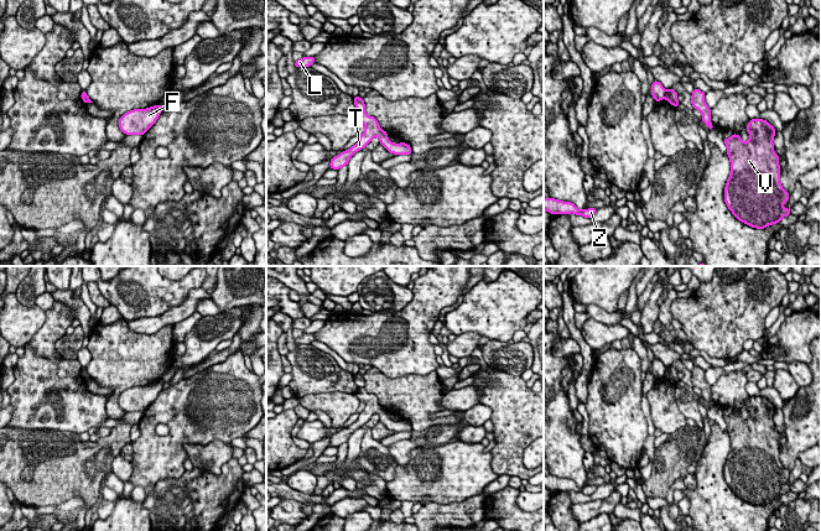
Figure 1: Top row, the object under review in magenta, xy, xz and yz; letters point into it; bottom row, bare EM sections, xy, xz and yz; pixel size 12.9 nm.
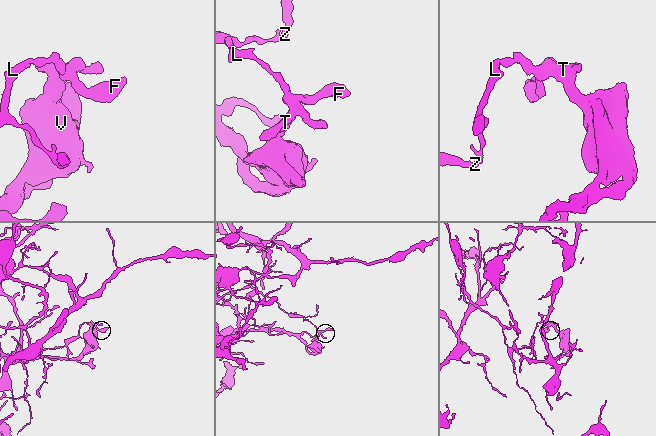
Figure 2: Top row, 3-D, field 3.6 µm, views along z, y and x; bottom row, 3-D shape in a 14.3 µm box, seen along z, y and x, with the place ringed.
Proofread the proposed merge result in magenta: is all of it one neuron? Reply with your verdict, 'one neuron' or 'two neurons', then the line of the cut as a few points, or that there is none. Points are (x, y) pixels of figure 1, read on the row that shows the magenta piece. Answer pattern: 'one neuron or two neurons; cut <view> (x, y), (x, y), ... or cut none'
two neurons; cut yz (666, 90), (664, 97)

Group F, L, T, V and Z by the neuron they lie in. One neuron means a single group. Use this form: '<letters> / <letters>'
F T V / L Z

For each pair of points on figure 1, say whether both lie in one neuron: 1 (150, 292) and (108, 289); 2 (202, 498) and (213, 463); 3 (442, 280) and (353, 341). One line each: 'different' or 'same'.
1: same
2: different
3: same

